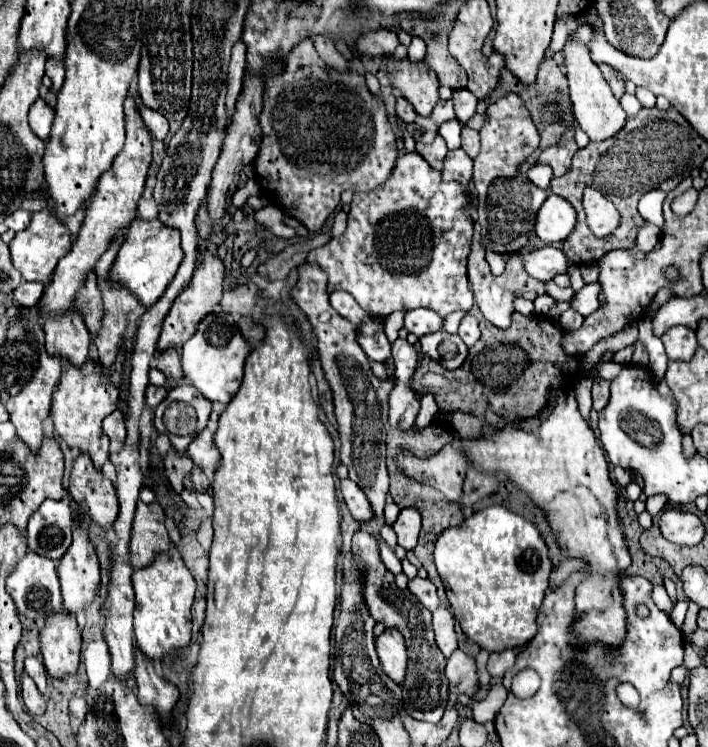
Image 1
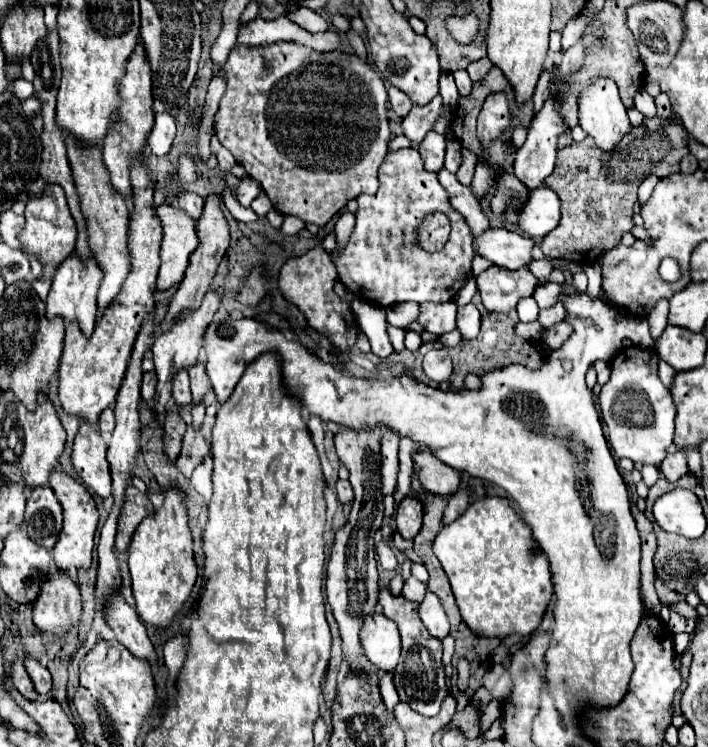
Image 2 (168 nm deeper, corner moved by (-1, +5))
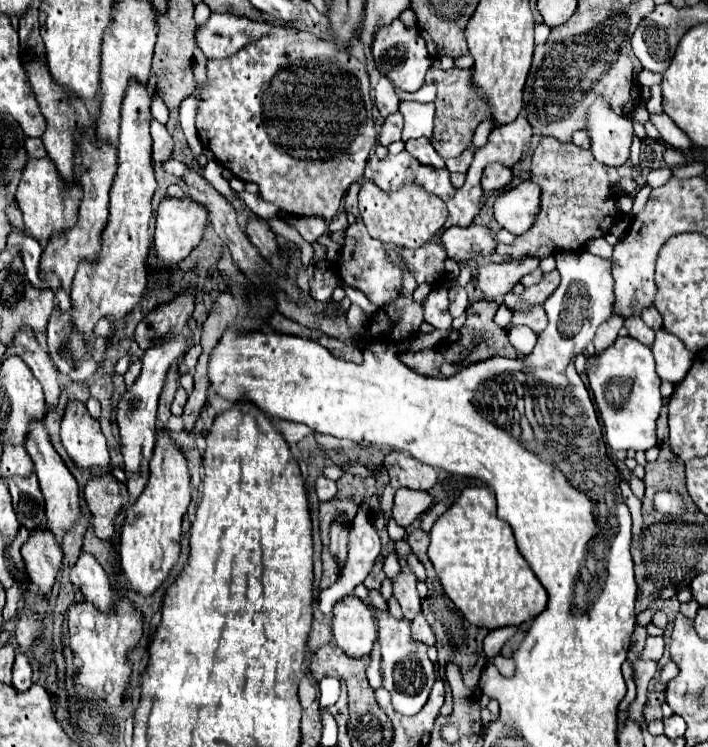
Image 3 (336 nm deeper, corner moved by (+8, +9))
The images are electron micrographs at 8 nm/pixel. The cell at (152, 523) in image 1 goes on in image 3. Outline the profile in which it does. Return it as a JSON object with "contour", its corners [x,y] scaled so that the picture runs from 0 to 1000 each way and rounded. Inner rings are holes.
{"contour":[[[157,635],[129,640],[117,653],[120,672],[131,688],[131,707],[137,720],[160,720],[160,696],[174,675],[179,675],[179,656],[174,645],[165,645]]]}

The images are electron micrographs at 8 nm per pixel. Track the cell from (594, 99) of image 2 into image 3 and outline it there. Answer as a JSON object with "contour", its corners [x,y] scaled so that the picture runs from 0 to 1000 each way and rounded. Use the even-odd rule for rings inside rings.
{"contour":[[[843,131],[829,150],[829,177],[835,182],[838,209],[857,222],[877,222],[888,214],[894,190],[894,166],[869,153],[852,131]]]}

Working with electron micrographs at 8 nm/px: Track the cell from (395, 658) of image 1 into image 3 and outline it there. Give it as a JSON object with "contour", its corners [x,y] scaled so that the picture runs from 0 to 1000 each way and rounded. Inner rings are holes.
{"contour":[[[504,798],[476,803],[468,825],[473,862],[496,881],[518,878],[532,857],[532,835],[521,811]]]}

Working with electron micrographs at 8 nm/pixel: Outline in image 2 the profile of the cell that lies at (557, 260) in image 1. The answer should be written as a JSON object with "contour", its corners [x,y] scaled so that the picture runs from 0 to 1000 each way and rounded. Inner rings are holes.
{"contour":[[[692,305],[686,313],[672,319],[672,337],[706,359],[732,361],[746,356],[757,324],[746,316],[734,316],[715,305]]]}

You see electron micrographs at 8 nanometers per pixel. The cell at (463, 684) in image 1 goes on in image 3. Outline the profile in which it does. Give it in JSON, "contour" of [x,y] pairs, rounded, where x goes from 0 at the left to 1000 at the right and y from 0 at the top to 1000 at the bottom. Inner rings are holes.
{"contour":[[[589,822],[586,830],[581,830],[581,854],[589,859],[597,859],[603,865],[614,865],[614,851],[597,822]]]}

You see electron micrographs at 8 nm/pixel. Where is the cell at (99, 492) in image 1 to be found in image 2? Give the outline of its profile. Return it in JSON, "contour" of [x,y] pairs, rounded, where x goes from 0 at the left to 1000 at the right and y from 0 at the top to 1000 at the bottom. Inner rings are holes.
{"contour":[[[116,568],[105,586],[102,621],[127,659],[141,667],[153,667],[158,661],[155,627],[150,618],[150,592],[124,568]]]}

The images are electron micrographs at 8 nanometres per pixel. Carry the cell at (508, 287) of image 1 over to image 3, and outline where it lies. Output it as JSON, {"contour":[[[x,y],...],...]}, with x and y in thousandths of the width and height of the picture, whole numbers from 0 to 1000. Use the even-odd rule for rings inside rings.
{"contour":[[[742,343],[736,348],[722,348],[719,353],[688,353],[677,359],[674,380],[682,388],[682,394],[694,399],[708,399],[722,391],[722,386],[736,375],[736,369],[753,364],[761,359],[761,345]]]}

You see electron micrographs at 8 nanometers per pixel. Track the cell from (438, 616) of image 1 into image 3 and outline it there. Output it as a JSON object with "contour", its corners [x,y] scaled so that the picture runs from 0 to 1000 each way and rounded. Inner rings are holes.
{"contour":[[[564,744],[564,755],[566,755],[566,763],[555,774],[555,798],[566,809],[572,827],[583,830],[583,825],[589,825],[589,819],[595,817],[595,803],[589,795],[589,774],[578,763],[575,750],[569,744]]]}

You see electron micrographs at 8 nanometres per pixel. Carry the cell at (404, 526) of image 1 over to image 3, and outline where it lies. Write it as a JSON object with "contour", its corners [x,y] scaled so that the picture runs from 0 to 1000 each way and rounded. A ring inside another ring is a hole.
{"contour":[[[561,656],[558,677],[555,677],[555,693],[558,693],[558,699],[564,704],[575,707],[586,693],[592,693],[612,675],[614,675],[614,669],[612,669],[612,664],[606,659]]]}

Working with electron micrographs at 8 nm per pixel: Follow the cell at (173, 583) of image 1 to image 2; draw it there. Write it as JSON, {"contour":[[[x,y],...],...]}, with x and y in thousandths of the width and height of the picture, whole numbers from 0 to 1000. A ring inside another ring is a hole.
{"contour":[[[246,653],[234,659],[232,677],[220,683],[218,691],[201,696],[201,701],[195,704],[195,712],[189,715],[189,723],[181,734],[181,758],[186,768],[186,790],[195,825],[220,843],[240,841],[246,827],[268,801],[277,779],[266,688],[257,664]]]}

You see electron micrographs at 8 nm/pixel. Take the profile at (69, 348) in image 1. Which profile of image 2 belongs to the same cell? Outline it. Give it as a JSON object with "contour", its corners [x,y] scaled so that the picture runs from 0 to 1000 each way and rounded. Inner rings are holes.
{"contour":[[[96,343],[79,361],[73,372],[73,388],[65,402],[65,423],[68,428],[76,428],[85,423],[93,434],[107,431],[113,436],[113,444],[127,452],[133,436],[136,436],[136,420],[133,418],[133,396],[138,391],[138,375],[144,375],[144,364],[138,364],[138,353],[133,353],[133,345],[124,351],[113,351],[107,343]]]}

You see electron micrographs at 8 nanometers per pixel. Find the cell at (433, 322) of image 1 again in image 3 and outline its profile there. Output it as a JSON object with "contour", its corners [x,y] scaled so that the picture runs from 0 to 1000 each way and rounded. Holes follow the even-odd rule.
{"contour":[[[620,383],[612,386],[609,394],[600,402],[600,431],[606,431],[612,439],[634,442],[640,426],[634,423],[631,407],[634,407],[631,388],[629,386],[620,386]]]}

